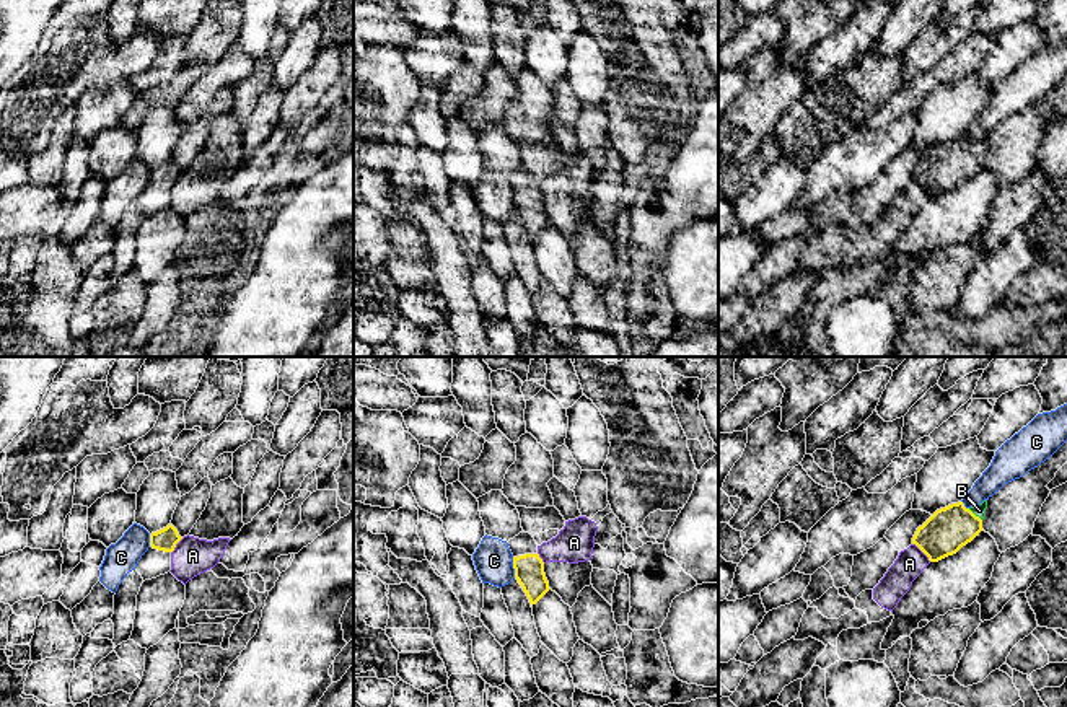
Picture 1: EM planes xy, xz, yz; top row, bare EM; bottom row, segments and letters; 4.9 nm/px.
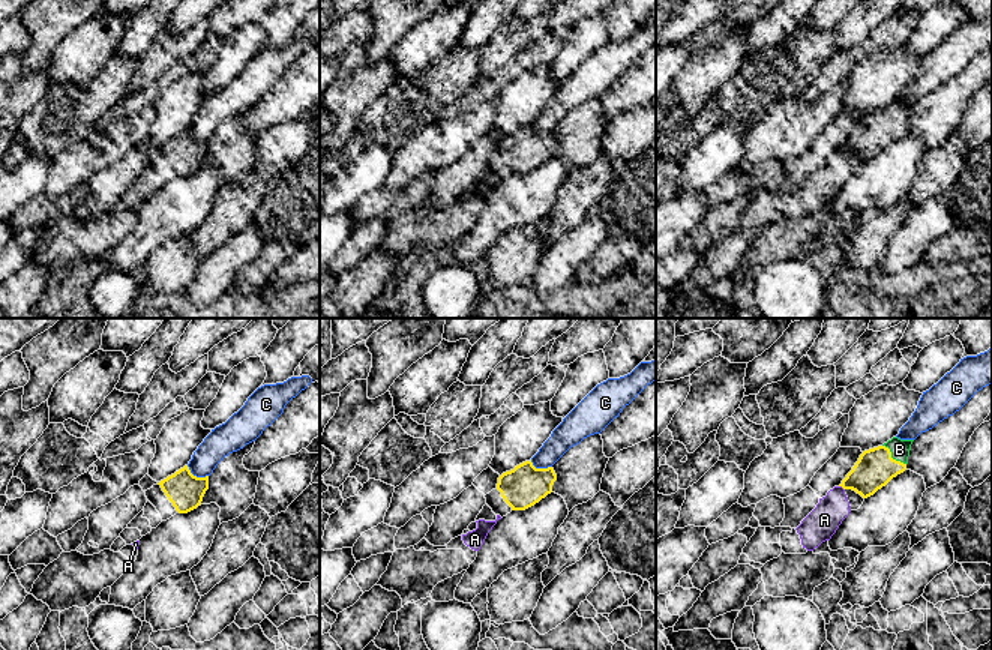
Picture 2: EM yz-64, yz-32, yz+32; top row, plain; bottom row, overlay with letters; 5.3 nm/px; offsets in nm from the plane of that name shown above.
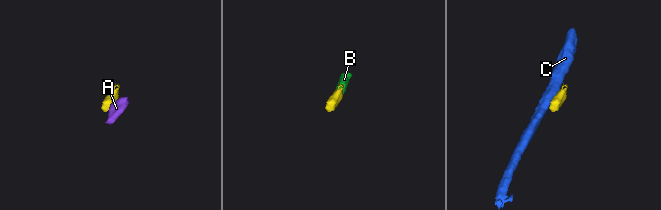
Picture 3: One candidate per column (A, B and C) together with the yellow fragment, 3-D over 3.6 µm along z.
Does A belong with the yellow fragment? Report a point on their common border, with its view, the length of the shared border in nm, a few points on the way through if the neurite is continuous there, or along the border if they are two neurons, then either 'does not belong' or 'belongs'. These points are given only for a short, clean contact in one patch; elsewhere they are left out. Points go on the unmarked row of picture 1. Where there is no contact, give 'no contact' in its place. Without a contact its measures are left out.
meets yellow in yz at (922, 186); contact 130 nm long; border along yz (913, 178), (930, 196); does not belong

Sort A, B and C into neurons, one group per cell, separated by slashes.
A / B / C

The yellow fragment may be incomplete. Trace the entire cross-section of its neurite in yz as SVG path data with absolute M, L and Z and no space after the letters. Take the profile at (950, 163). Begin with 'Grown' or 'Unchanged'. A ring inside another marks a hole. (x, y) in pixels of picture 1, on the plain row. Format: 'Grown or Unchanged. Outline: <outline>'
Grown. Outline: M987 135L966 143L963 137L937 145L922 161L917 163L916 179L930 197L938 197L956 189L971 178L982 165Z

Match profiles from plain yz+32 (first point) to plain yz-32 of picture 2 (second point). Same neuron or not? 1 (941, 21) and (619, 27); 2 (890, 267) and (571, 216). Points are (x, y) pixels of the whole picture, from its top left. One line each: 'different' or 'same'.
1: different
2: different

